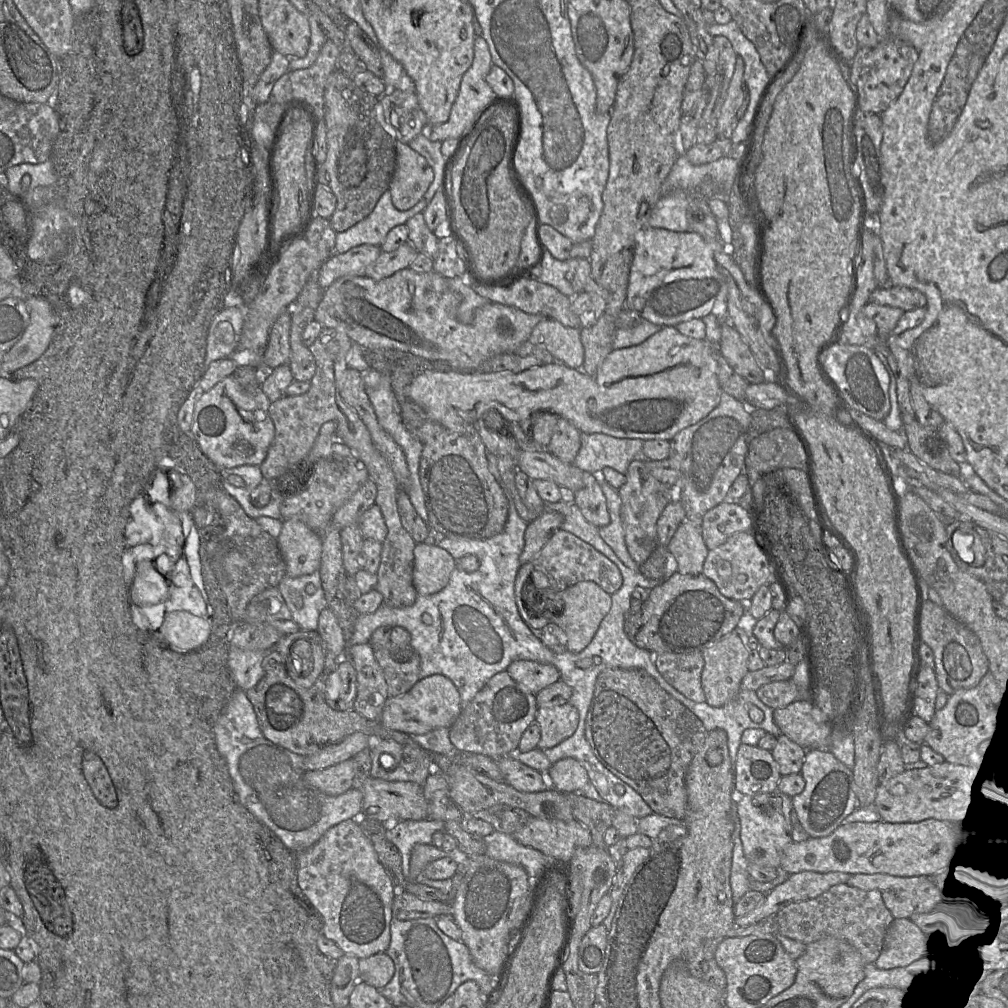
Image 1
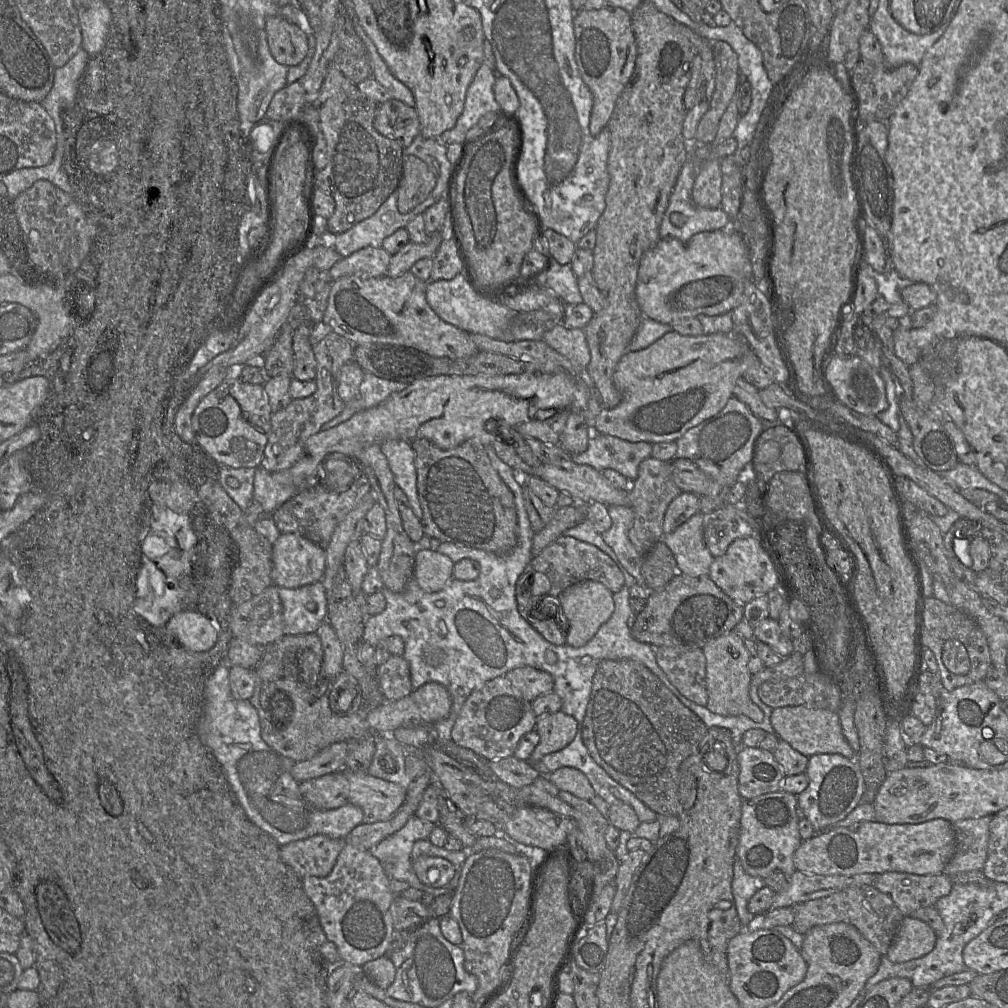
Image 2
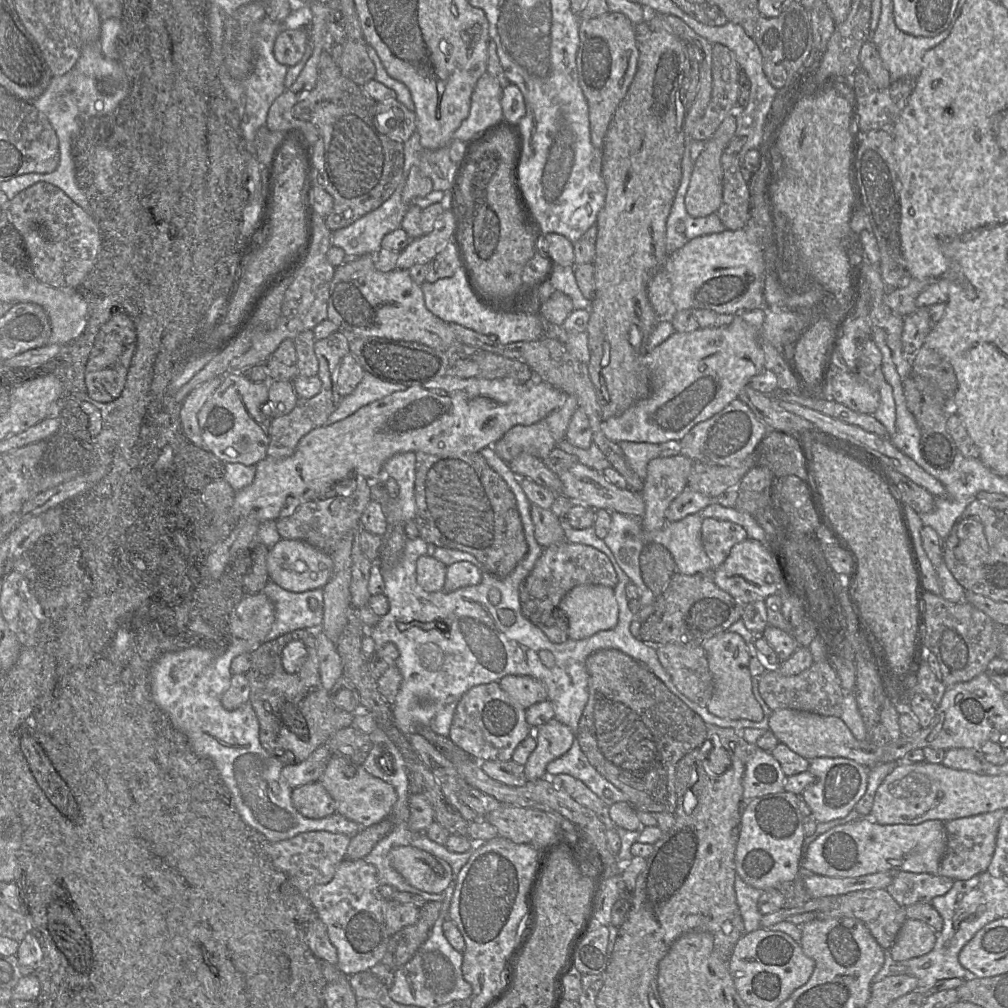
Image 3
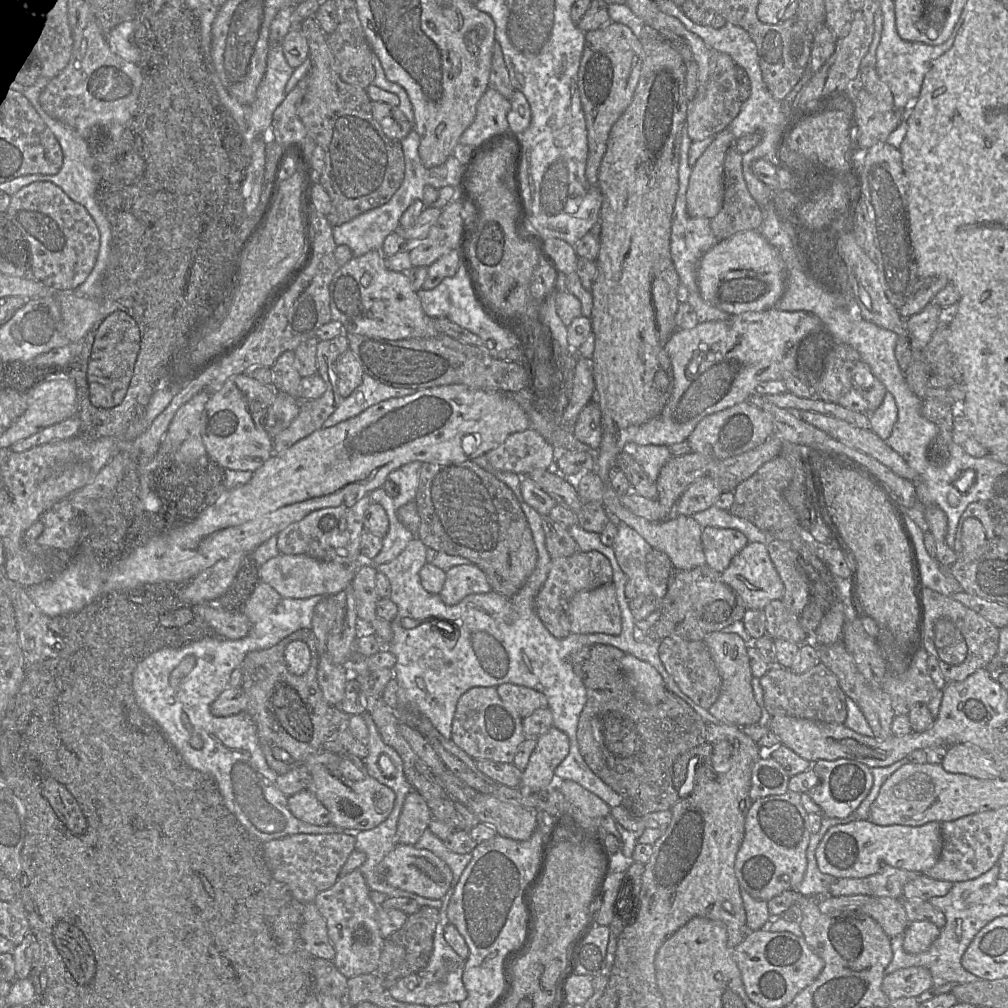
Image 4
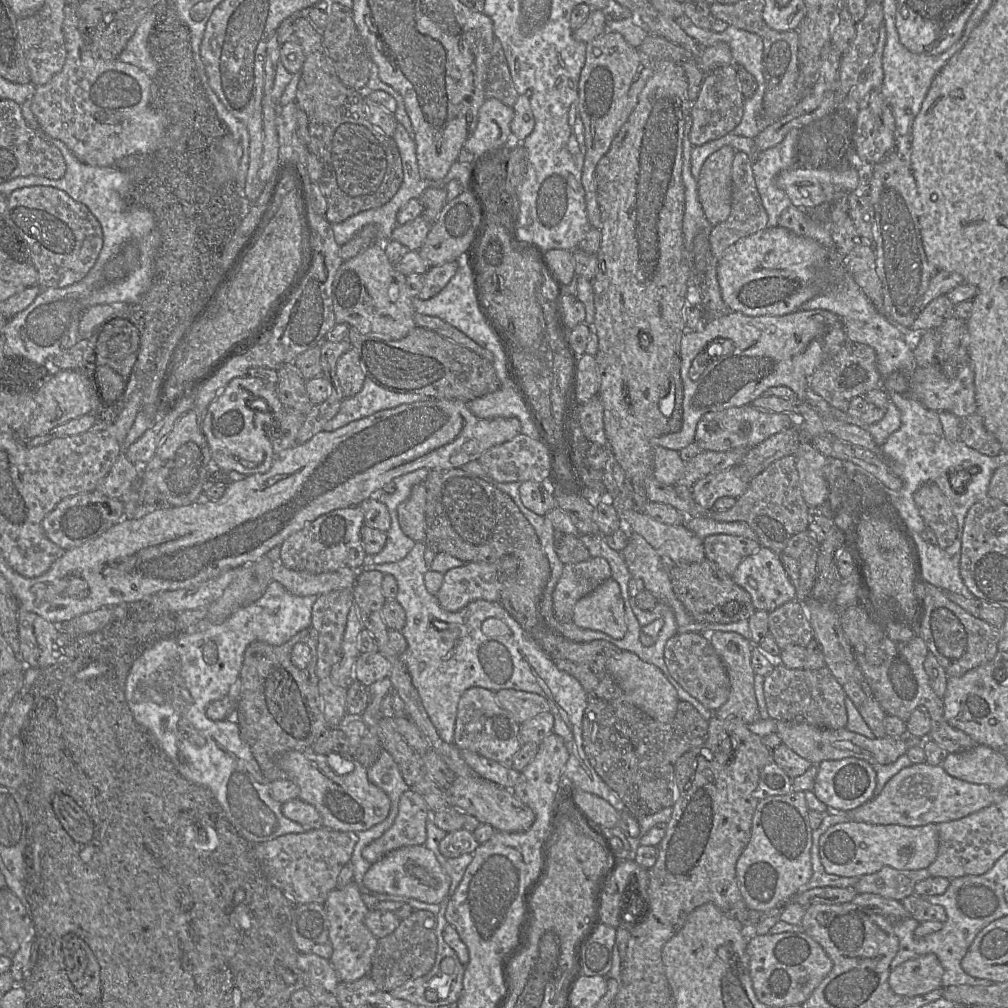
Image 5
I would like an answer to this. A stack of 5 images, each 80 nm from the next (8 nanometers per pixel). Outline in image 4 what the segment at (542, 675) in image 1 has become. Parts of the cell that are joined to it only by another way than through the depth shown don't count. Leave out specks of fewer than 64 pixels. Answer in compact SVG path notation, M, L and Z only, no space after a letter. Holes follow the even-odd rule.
M504 683L496 688L505 704L511 705L523 719L537 709L548 707L545 695L532 688L511 683Z

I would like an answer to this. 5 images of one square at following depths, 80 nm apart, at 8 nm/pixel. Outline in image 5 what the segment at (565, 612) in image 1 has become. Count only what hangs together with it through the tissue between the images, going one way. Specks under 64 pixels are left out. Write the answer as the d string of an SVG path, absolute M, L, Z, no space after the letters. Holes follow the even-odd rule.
M610 578L581 598L574 606L572 622L583 629L622 638L627 625L619 584Z

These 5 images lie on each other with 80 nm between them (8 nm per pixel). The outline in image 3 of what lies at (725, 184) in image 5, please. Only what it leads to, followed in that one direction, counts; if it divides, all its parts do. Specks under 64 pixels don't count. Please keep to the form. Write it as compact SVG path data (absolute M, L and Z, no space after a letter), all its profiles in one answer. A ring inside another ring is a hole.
M735 113L725 117L714 134L706 141L704 150L694 162L689 186L685 195L685 208L688 214L694 218L705 217L716 213L722 202L723 196L723 171L721 156L730 140L735 136Z

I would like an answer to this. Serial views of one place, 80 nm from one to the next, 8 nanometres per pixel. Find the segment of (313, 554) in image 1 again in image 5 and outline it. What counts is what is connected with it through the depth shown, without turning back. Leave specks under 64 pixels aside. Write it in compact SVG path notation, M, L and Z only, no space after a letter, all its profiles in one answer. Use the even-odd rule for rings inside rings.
M278 561L272 568L272 581L282 584L288 592L296 596L320 596L336 590L352 589L358 571L341 568L332 572L311 573L289 569Z

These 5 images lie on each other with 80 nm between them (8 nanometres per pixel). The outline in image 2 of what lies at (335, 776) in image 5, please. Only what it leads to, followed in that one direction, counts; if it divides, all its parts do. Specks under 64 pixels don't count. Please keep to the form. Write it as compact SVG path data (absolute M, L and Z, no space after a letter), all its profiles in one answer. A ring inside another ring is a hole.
M344 770L349 782L348 802L361 808L364 823L390 819L402 806L406 789L367 772Z

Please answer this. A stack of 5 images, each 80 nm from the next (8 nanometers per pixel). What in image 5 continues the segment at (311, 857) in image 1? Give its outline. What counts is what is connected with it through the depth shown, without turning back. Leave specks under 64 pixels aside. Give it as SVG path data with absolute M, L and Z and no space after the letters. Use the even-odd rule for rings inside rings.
M354 881L344 888L336 888L329 892L324 902L329 920L329 938L333 948L329 961L336 971L340 982L353 982L368 976L372 969L372 959L378 939L365 925L365 917L369 912L362 900L362 894Z

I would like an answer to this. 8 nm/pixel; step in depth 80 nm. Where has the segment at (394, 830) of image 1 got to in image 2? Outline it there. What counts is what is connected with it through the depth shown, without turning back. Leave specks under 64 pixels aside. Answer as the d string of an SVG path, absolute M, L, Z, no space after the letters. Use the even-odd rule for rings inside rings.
M412 816L400 830L369 851L379 860L389 879L407 882L411 887L423 891L426 885L414 873L411 852L416 841L429 839L436 825Z

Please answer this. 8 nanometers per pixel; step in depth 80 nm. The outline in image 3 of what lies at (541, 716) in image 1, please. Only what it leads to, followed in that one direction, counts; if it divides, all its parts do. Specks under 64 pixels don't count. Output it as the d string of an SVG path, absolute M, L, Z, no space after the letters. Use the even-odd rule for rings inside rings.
M555 718L533 730L537 745L525 764L524 773L528 781L547 776L547 765L565 754L575 738L572 730Z

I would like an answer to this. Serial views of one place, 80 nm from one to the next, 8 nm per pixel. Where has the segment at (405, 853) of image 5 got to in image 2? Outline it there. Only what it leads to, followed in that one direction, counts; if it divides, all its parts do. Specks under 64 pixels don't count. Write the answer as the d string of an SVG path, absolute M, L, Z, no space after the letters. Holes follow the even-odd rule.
M432 856L418 857L413 860L412 868L421 883L434 888L446 886L456 872L450 861Z

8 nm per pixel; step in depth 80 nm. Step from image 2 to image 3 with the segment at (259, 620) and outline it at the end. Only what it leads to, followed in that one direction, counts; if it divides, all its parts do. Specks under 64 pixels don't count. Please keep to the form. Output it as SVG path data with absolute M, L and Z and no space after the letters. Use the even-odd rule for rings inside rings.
M261 591L245 595L229 615L229 634L233 639L264 643L275 621L275 606Z

